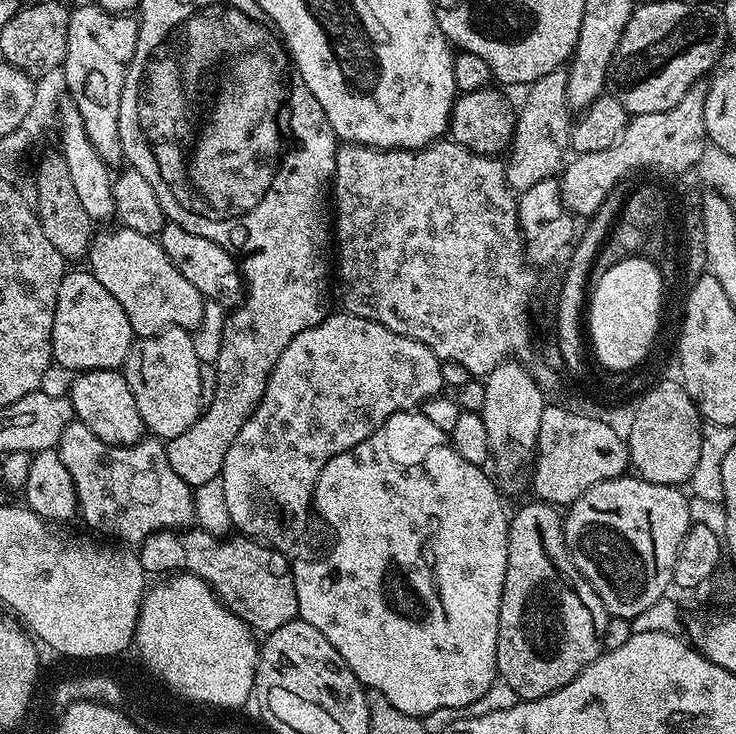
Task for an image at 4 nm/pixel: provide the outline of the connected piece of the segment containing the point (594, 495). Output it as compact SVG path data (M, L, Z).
M625 474L590 486L586 494L567 505L563 517L568 553L602 598L609 616L632 621L666 596L678 550L694 523L684 492L674 484L655 484Z

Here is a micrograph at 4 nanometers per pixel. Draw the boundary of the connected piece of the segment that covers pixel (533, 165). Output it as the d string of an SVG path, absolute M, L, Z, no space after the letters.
M563 67L555 68L550 74L538 78L533 84L527 85L524 101L518 104L516 114L516 129L512 135L510 151L506 156L504 173L508 179L508 185L512 191L519 194L530 190L538 182L546 182L553 179L563 169L566 163L566 155L570 148L570 109L568 106L568 95L566 94L567 71Z

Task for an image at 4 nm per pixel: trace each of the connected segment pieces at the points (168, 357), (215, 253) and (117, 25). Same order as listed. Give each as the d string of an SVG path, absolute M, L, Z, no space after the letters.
M168 328L156 336L146 336L135 341L126 361L126 375L130 394L134 394L134 402L138 402L138 414L142 414L145 429L153 437L167 442L178 438L178 434L186 434L186 430L190 430L190 426L194 426L194 422L202 411L199 406L202 389L199 377L201 363L202 358L194 350L194 342L189 329Z
M168 222L158 237L162 250L183 276L204 296L205 301L218 302L221 308L231 310L238 308L244 301L246 289L244 278L240 275L240 266L235 256L227 252L218 242L210 242L210 238L202 238L198 234L190 234L190 230L182 230L182 226Z
M88 2L81 8L71 9L70 30L66 38L66 58L62 65L64 84L69 88L70 98L78 106L86 126L86 138L90 138L90 146L98 150L98 154L109 166L115 166L124 160L124 151L120 145L118 134L118 110L122 102L122 86L126 82L128 63L134 58L134 50L138 46L138 32L140 25L137 17L132 14L108 12L94 2Z

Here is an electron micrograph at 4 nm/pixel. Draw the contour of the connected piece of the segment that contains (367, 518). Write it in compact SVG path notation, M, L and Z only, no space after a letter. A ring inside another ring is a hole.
M413 410L410 412L399 412L390 418L386 418L386 422L382 422L382 426L378 430L374 430L374 434L370 434L370 438L366 438L366 442L358 442L358 446L354 446L350 450L346 450L342 454L338 454L334 458L330 458L330 462L326 462L326 466L322 470L322 474L316 483L316 494L314 497L314 512L321 516L326 523L332 527L332 532L336 535L336 545L329 550L328 556L324 556L321 560L300 560L297 564L291 565L290 571L294 578L294 590L298 590L298 610L300 611L299 619L306 621L310 626L314 626L314 630L318 630L318 634L322 634L322 638L326 638L326 642L330 642L330 646L334 646L334 650L338 650L338 654L342 654L342 658L346 662L346 666L350 666L350 670L354 670L354 674L360 679L365 689L382 694L388 699L393 706L398 706L398 710L402 710L402 714L407 716L419 716L421 718L428 716L434 710L442 710L443 708L451 708L453 710L467 710L470 702L478 702L478 698L482 698L482 694L486 694L486 690L490 690L490 686L495 684L498 679L496 671L496 655L498 654L498 610L502 602L502 586L506 582L506 554L508 553L508 521L509 513L504 513L504 500L500 497L500 492L496 489L497 481L484 473L485 469L474 462L466 462L466 458L462 458L462 454L458 454L458 450L454 450L449 433L444 432L431 420L428 416L423 416L423 411Z

